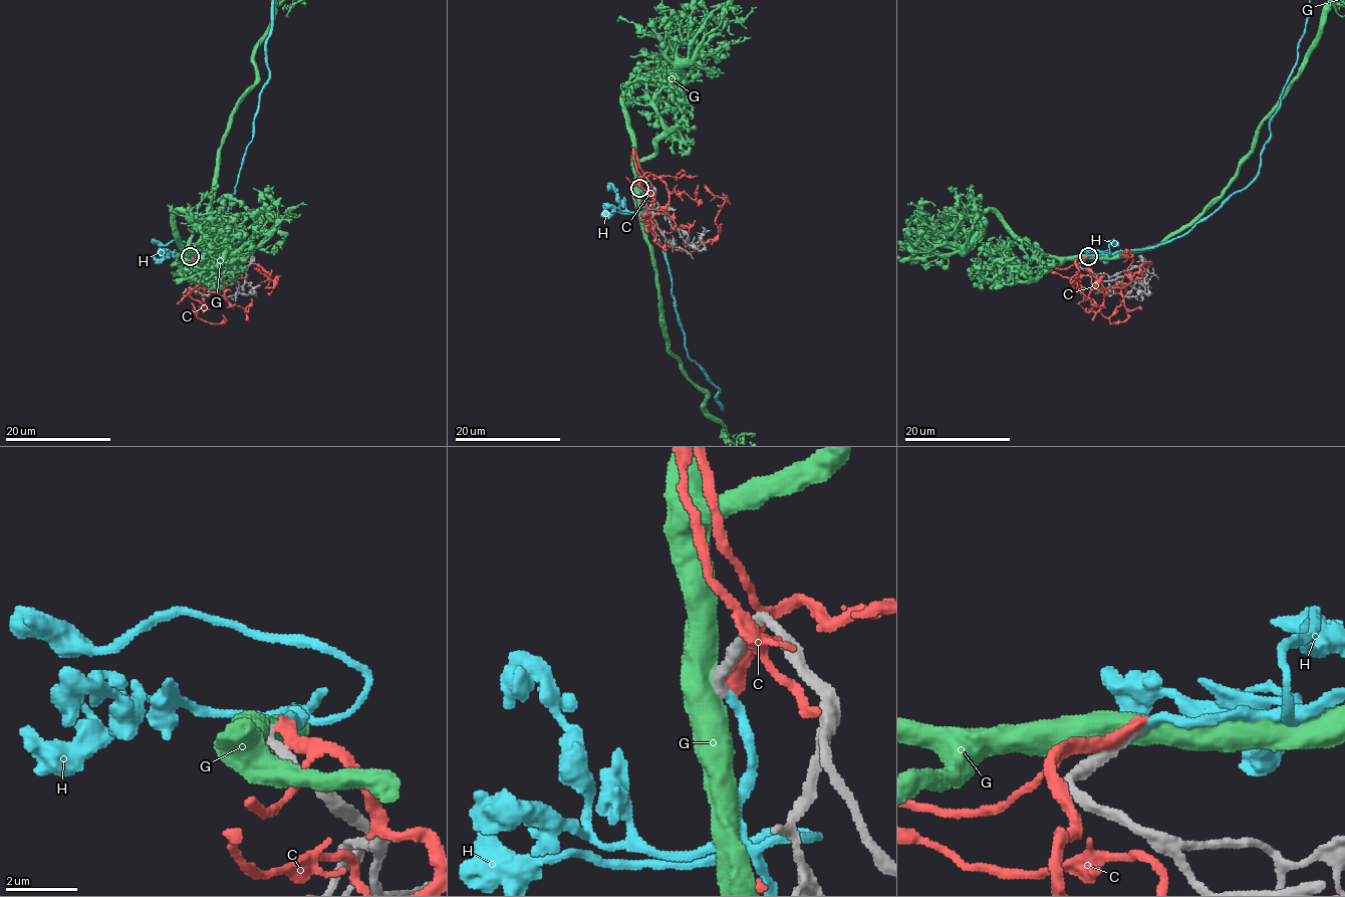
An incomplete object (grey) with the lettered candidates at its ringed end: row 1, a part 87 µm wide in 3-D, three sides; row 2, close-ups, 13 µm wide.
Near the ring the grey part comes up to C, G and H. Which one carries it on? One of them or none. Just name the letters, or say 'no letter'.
H

